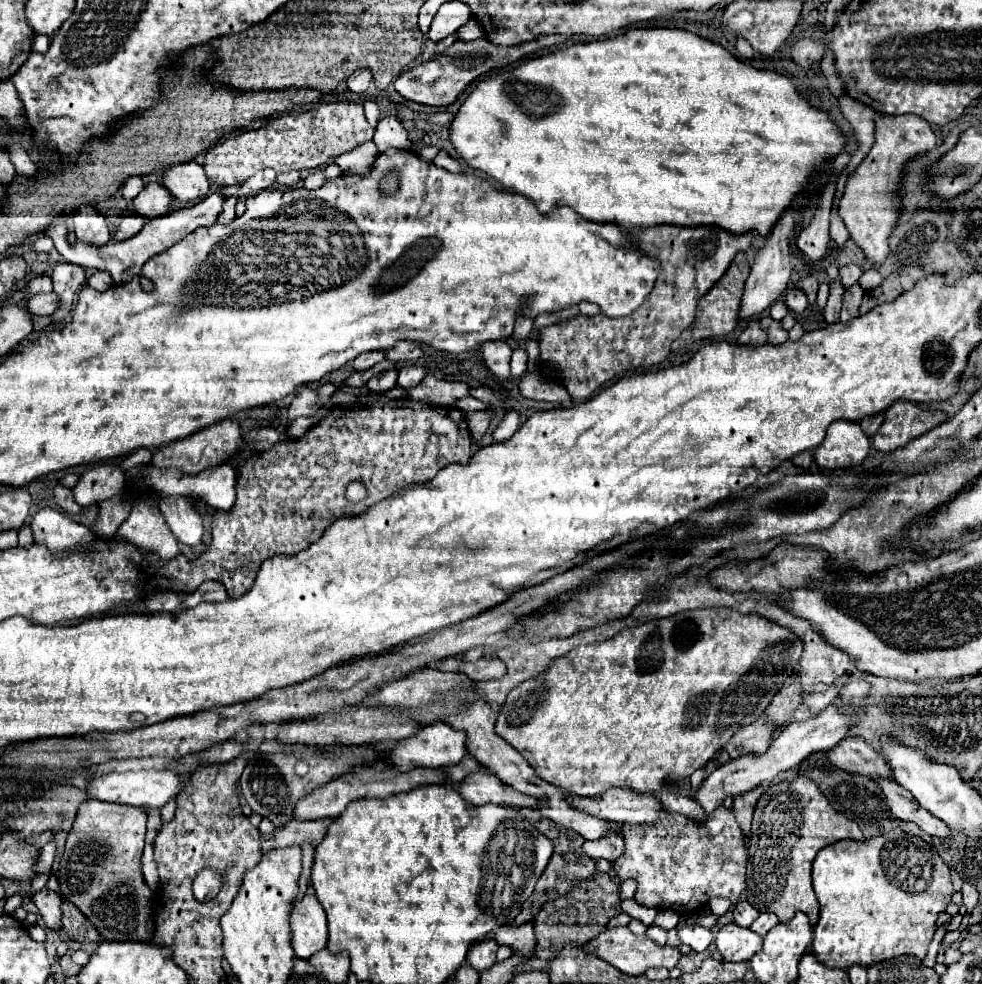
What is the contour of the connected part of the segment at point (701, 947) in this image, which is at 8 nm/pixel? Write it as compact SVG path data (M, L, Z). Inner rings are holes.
M692 924L692 926L682 926L676 930L678 932L678 938L682 944L690 946L694 952L704 952L710 942L714 940L712 932L704 926L698 926L698 924Z

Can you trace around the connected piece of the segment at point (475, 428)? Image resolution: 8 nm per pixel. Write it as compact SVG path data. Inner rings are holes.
M478 410L478 412L468 412L466 414L466 422L468 422L470 434L472 434L472 438L476 442L486 434L492 418L494 418L494 412L492 410Z

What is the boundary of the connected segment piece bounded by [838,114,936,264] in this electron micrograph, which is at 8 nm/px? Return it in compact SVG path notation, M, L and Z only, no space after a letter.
M876 114L874 116L874 146L868 156L860 162L860 166L848 176L844 198L840 202L838 214L844 220L850 238L860 246L866 258L872 264L884 262L888 254L888 236L898 220L898 178L902 174L902 166L916 154L932 150L936 146L936 136L920 116L914 114Z

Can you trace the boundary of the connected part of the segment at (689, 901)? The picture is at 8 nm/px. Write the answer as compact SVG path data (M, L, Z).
M720 804L706 820L696 822L678 812L660 812L660 820L644 826L622 826L624 830L624 854L614 862L614 872L618 882L628 878L636 880L638 888L634 900L648 908L668 908L682 916L694 916L708 910L710 898L728 898L736 902L746 888L746 860L748 860L748 840L734 818L734 812Z

